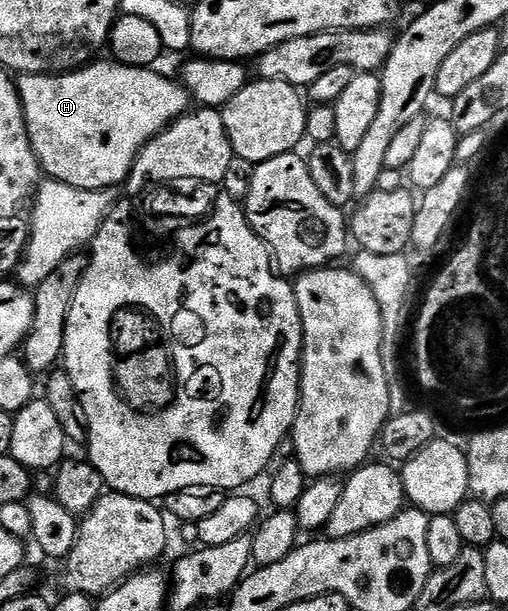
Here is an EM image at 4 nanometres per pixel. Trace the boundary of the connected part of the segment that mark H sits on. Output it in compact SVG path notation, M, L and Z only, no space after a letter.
M107 60L70 73L29 73L19 78L28 138L41 170L53 181L79 189L123 186L140 148L189 112L188 90L179 80L171 81L152 67L139 69Z

